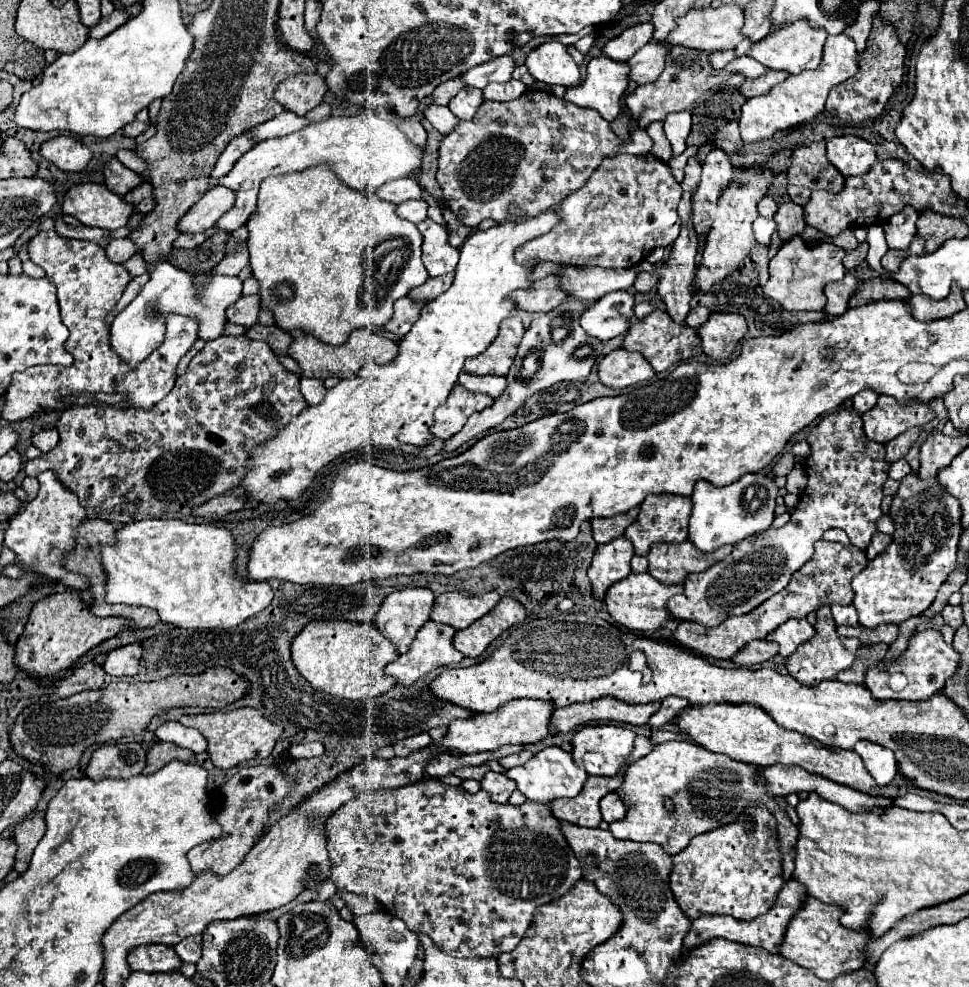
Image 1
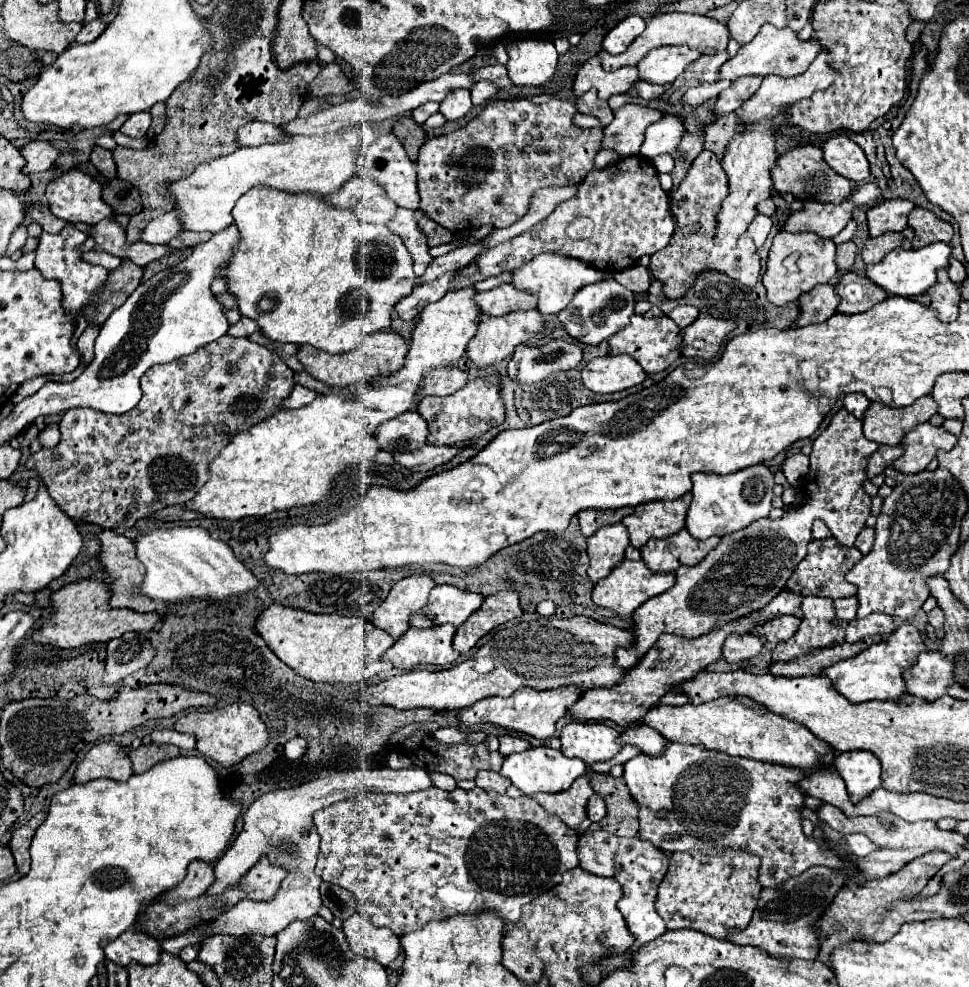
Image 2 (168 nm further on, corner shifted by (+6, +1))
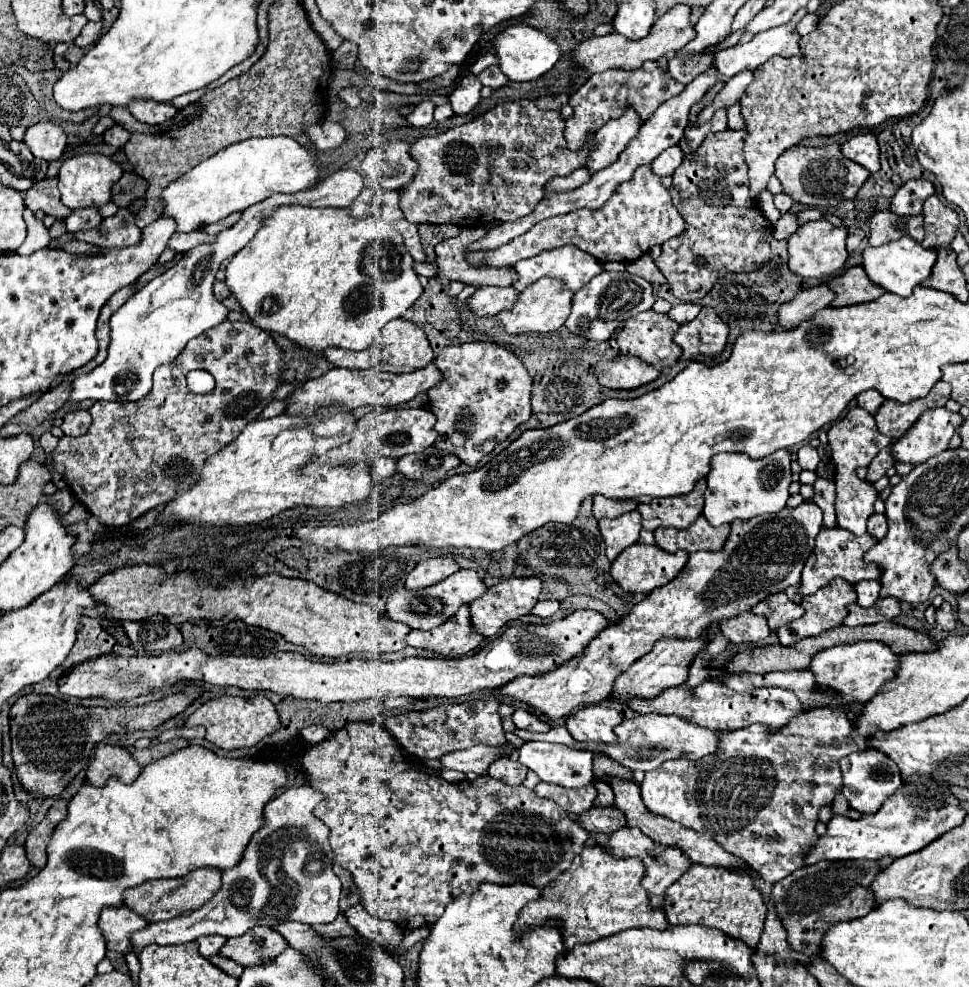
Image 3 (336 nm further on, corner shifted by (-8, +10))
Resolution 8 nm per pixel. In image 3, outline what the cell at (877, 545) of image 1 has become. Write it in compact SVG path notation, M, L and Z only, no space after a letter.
M874 513L870 519L868 519L868 533L872 537L876 537L878 541L886 535L888 531L888 523L886 523L886 515L880 515L880 513Z

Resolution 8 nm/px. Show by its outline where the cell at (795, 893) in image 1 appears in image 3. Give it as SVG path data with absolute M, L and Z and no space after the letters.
M820 861L814 867L802 867L772 889L774 907L788 933L788 943L794 951L818 957L826 931L840 923L868 915L876 905L870 893L870 883L880 867L874 861Z

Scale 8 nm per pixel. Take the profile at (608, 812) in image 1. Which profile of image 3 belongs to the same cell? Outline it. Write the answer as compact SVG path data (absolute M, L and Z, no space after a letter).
M596 781L598 795L594 799L596 807L612 807L614 805L614 791L610 791L610 785L604 781Z

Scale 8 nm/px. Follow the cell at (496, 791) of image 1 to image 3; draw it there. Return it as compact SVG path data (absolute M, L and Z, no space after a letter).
M500 757L488 767L488 775L504 781L506 785L520 785L526 779L528 769L514 757Z

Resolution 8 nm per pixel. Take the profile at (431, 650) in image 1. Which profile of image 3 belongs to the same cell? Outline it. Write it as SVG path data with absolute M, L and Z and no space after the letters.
M462 605L460 611L450 617L440 627L430 631L412 629L406 635L406 643L416 649L426 649L444 657L462 657L476 649L484 637L472 629L468 605Z

